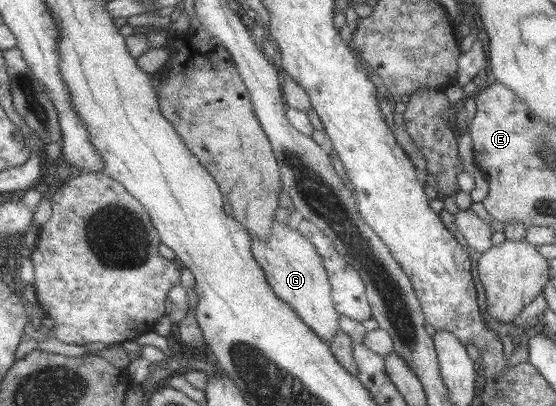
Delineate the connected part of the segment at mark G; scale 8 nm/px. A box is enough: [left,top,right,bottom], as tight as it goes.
[253,223,338,345]

